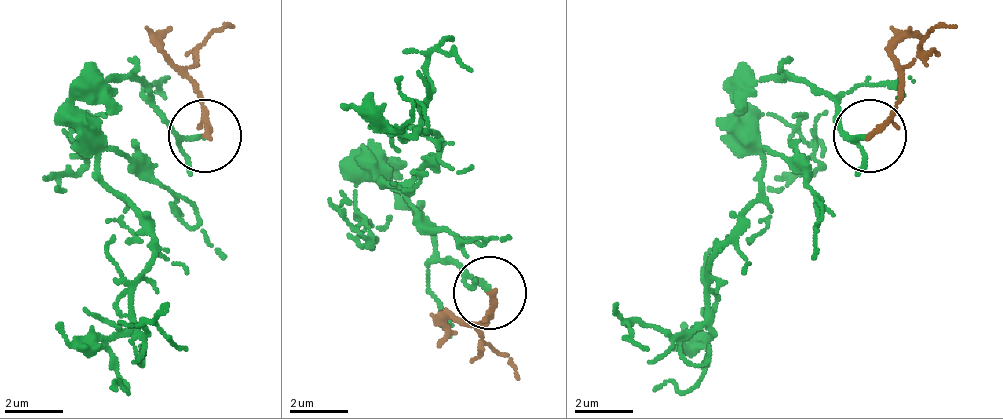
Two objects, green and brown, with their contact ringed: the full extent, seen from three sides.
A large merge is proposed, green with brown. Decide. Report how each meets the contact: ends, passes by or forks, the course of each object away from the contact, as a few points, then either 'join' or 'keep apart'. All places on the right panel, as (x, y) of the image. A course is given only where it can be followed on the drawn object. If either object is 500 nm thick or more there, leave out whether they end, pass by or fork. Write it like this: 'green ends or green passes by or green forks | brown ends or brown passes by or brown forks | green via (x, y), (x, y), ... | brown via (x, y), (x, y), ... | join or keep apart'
green passes by | brown ends | green via (868, 134), (802, 83), (765, 83), (736, 119), (765, 192), (714, 258), (707, 316), (627, 323), (649, 353) | brown via (868, 134), (897, 105), (904, 68), (955, 24) | join

